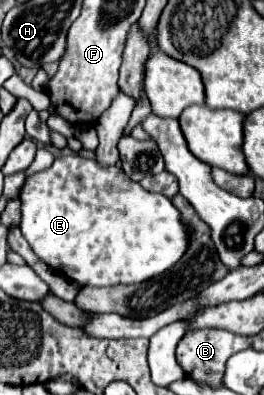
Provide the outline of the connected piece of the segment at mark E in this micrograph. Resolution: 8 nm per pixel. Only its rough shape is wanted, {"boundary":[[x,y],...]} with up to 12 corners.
{"boundary":[[55,158],[21,234],[79,286],[173,268],[193,230],[117,166]]}

